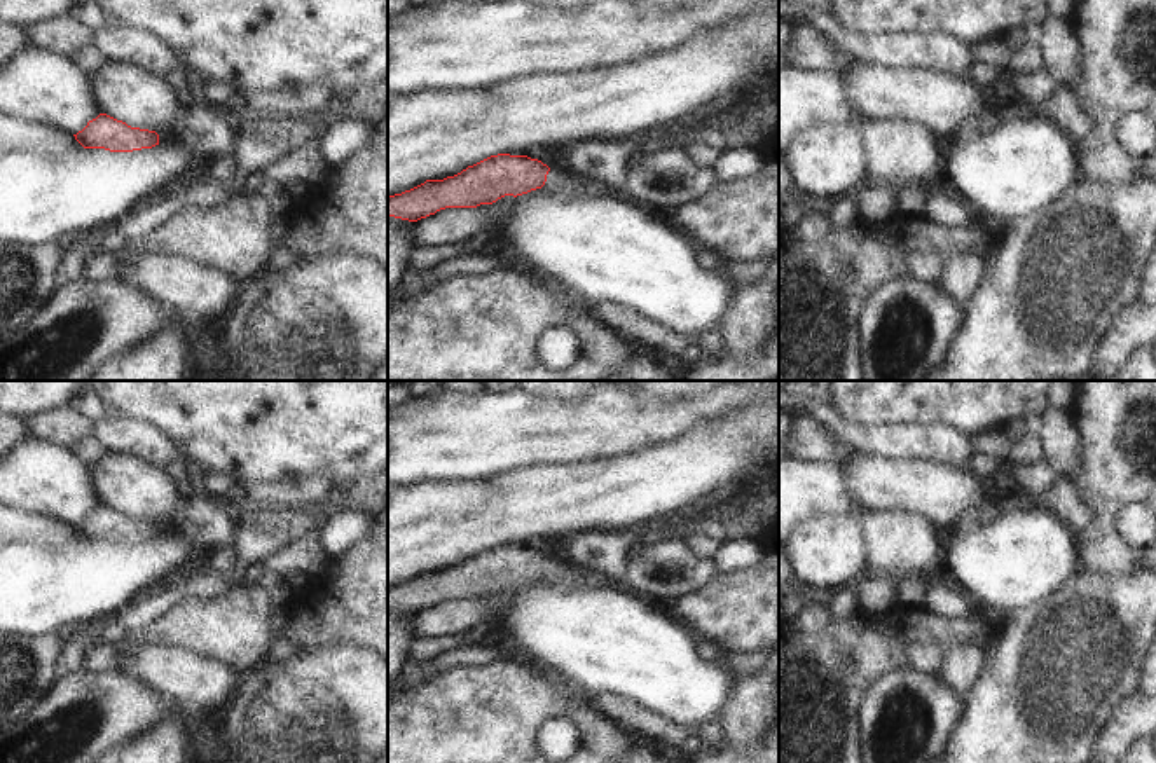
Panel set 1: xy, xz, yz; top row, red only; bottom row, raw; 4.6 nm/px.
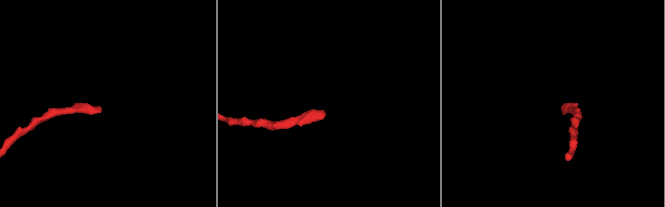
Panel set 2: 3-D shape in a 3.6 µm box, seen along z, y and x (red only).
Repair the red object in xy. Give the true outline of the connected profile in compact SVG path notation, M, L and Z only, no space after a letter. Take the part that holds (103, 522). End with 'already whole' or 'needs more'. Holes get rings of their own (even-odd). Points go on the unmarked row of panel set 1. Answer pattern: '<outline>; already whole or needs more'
M100 505L87 517L73 526L84 540L105 540L110 543L133 543L152 540L169 531L169 520L155 522L131 519L107 505Z; needs more

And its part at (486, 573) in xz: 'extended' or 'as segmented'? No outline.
extended

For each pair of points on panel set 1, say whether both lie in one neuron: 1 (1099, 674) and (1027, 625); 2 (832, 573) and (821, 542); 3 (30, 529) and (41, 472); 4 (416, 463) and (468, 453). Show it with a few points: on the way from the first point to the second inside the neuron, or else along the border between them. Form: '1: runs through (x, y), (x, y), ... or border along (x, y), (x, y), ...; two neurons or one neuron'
1: runs through (1081, 660), (1062, 660), (1045, 643); one neuron
2: runs through (832, 566), (832, 559), (821, 549); one neuron
3: border along (18, 508), (28, 514), (55, 517), (72, 526); two neurons
4: runs through (428, 453), (456, 453); one neuron

